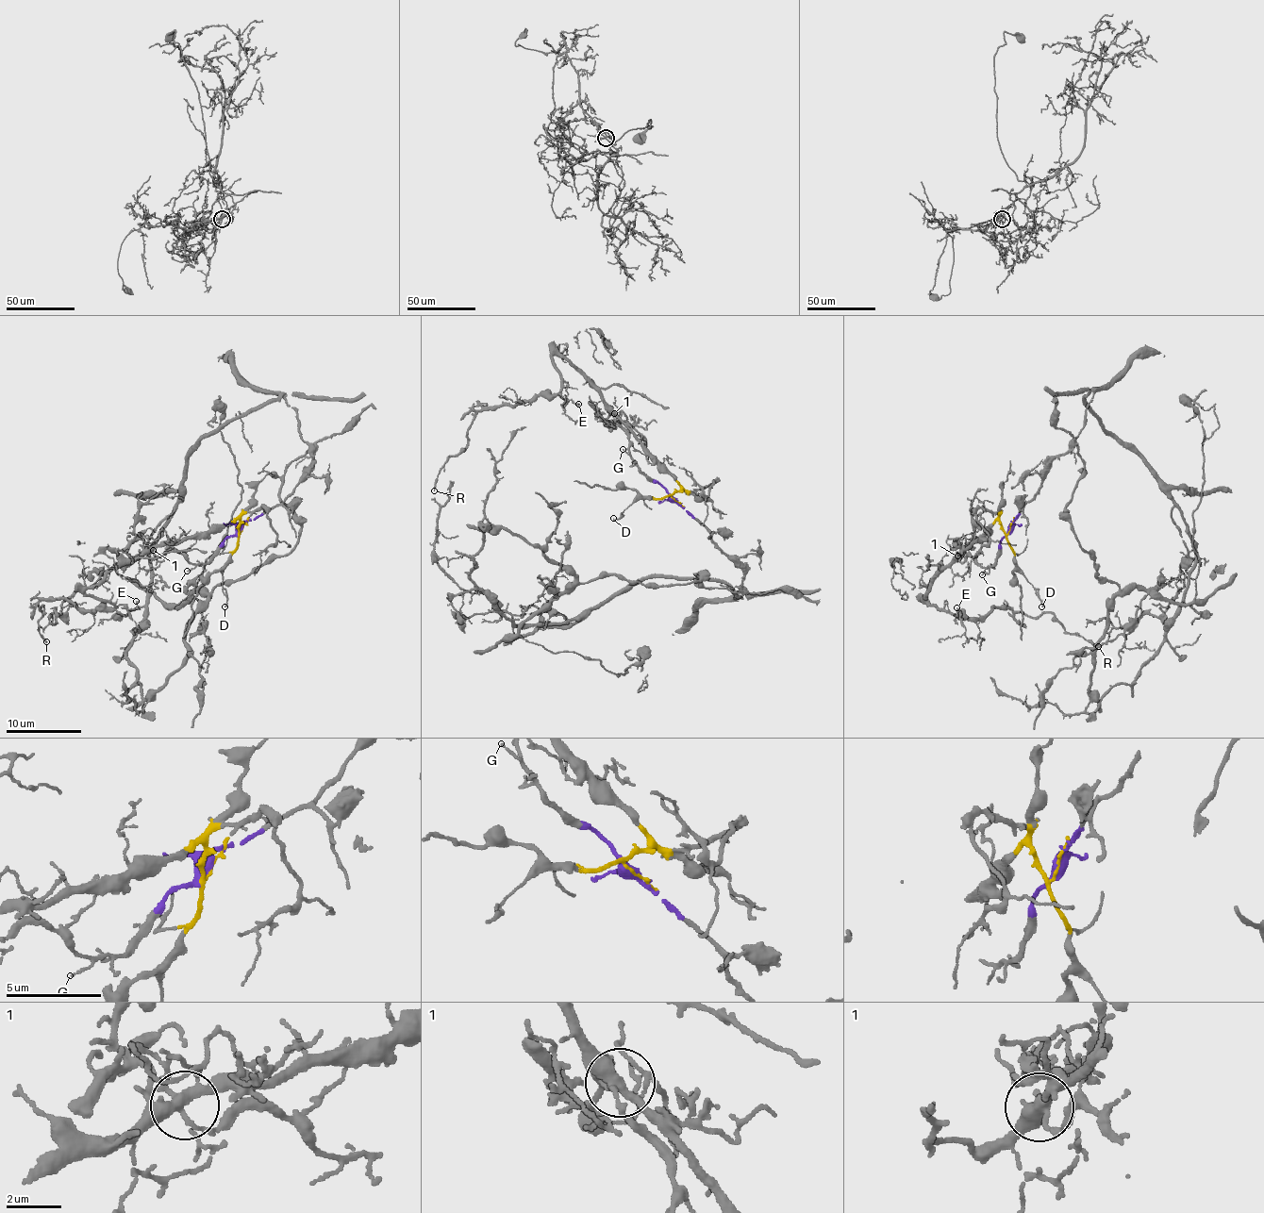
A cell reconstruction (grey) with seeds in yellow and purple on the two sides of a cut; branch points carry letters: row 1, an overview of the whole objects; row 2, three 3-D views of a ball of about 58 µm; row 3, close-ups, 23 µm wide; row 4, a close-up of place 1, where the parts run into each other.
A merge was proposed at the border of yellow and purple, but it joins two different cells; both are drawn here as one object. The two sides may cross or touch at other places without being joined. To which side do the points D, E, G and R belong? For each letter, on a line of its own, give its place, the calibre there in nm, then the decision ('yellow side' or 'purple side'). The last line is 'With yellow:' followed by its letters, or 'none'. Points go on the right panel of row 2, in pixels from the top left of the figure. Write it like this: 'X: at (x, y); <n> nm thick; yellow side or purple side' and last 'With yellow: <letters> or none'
D: at (1041, 606); 130 nm thick; yellow side
E: at (956, 607); 110 nm thick; yellow side
G: at (982, 574); 110 nm thick; purple side
R: at (1098, 646); 200 nm thick; yellow side
With yellow: D, E, R

